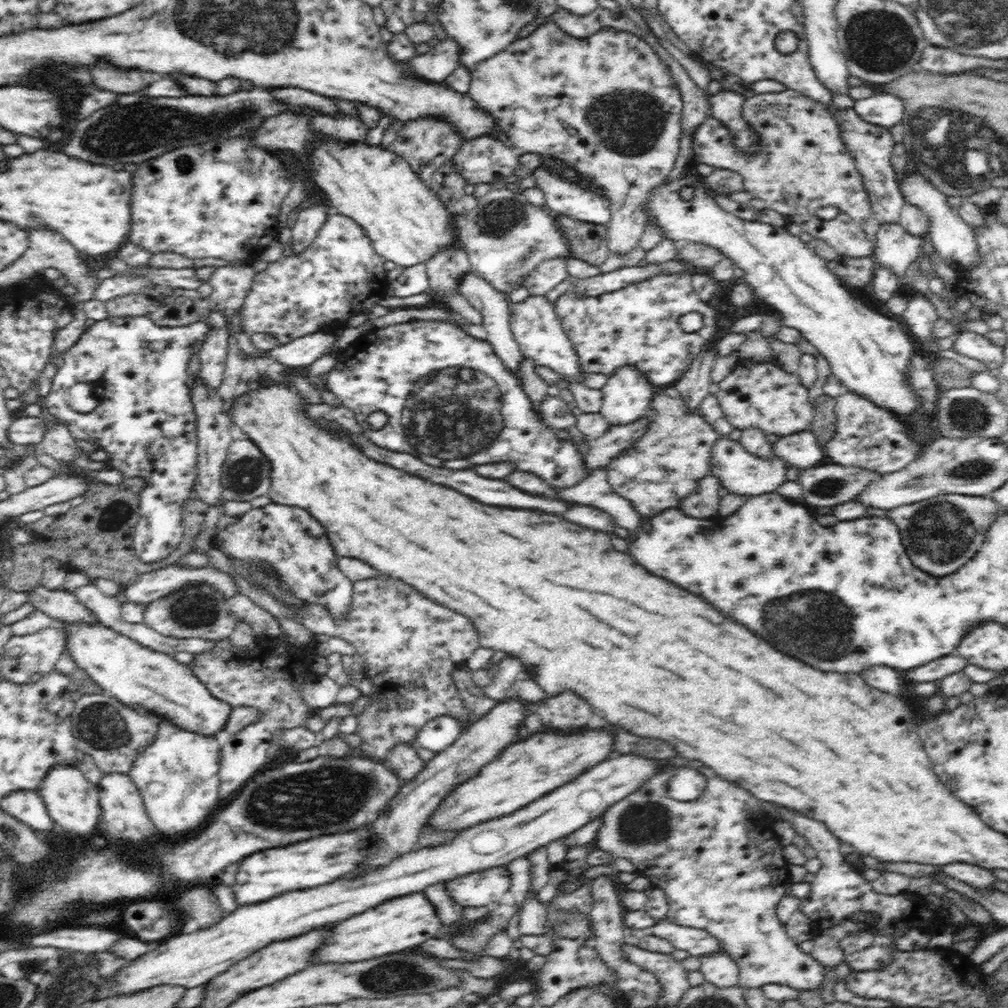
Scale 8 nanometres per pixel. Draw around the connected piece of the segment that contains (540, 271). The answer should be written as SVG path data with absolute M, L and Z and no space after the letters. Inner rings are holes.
M553 258L542 261L534 270L528 273L522 285L528 288L530 296L544 296L554 289L558 283L568 280L565 258Z

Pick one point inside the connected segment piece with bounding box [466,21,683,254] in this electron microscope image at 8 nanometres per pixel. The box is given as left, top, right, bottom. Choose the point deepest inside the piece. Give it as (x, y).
(606, 106)

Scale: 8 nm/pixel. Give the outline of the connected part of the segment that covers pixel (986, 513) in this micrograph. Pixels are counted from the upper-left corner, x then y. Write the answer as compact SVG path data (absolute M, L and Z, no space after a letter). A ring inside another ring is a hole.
M943 494L914 504L890 509L887 518L894 520L896 526L900 528L904 546L910 548L908 552L910 552L910 558L916 567L922 568L924 572L934 574L934 576L946 576L946 574L956 572L957 568L964 566L970 561L970 558L976 556L976 552L979 552L980 547L984 544L988 528L1001 515L1001 510L1002 508L996 503L996 500L992 500L990 496Z

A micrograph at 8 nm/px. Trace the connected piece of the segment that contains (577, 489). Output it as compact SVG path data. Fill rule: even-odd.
M596 468L578 484L570 488L556 489L555 492L572 504L594 506L606 512L614 518L616 524L632 532L636 532L640 524L644 524L640 522L643 518L638 510L634 510L634 506L626 498L612 491L605 468Z

